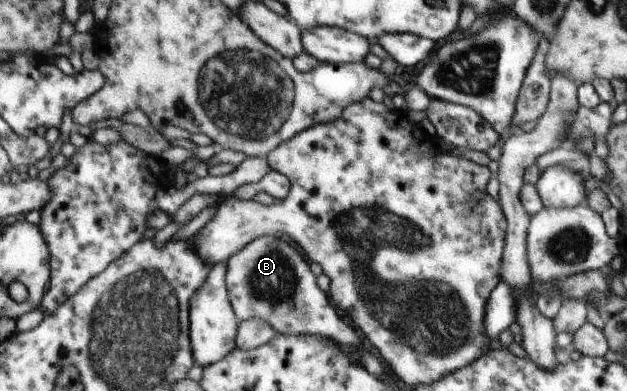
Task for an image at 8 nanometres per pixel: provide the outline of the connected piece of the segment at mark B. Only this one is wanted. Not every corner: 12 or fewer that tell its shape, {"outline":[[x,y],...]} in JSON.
{"outline":[[260,236],[225,263],[241,320],[331,341],[360,362],[336,315],[284,238]]}

